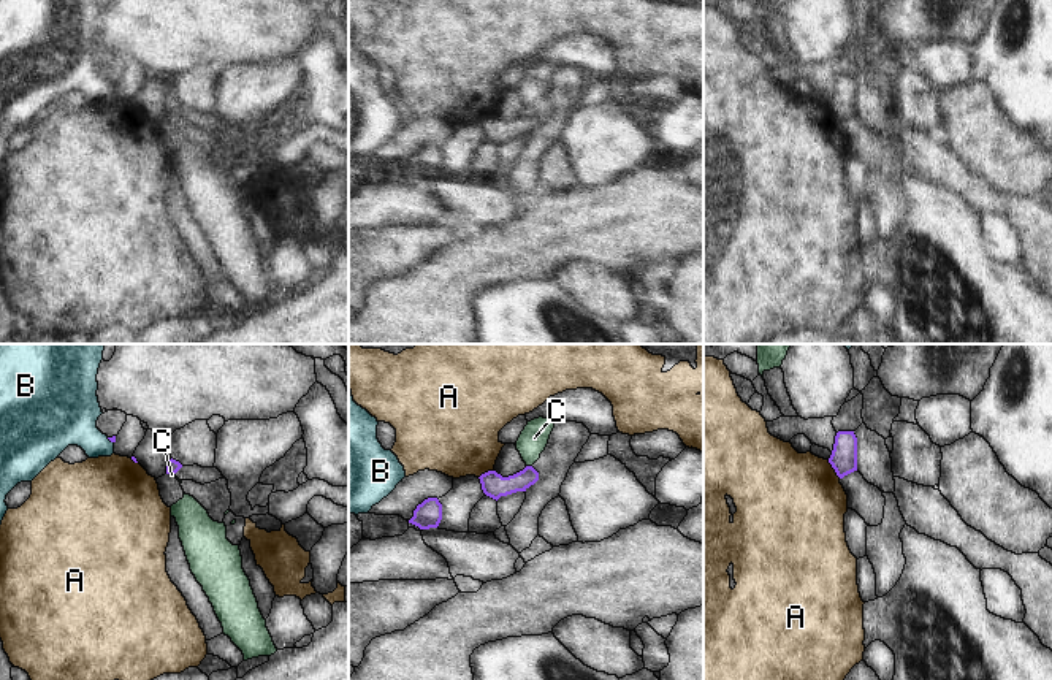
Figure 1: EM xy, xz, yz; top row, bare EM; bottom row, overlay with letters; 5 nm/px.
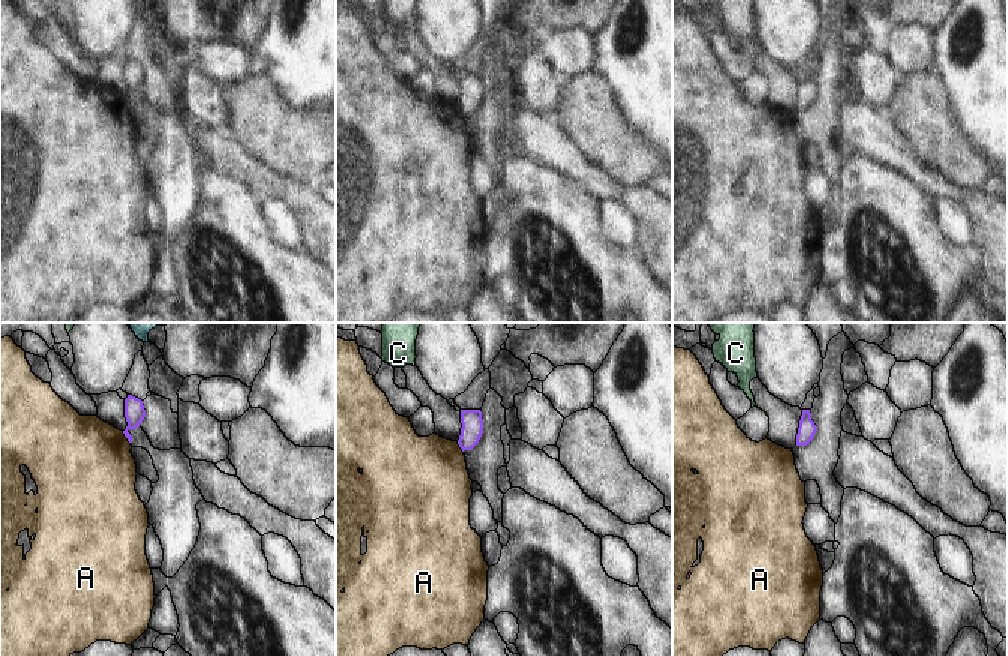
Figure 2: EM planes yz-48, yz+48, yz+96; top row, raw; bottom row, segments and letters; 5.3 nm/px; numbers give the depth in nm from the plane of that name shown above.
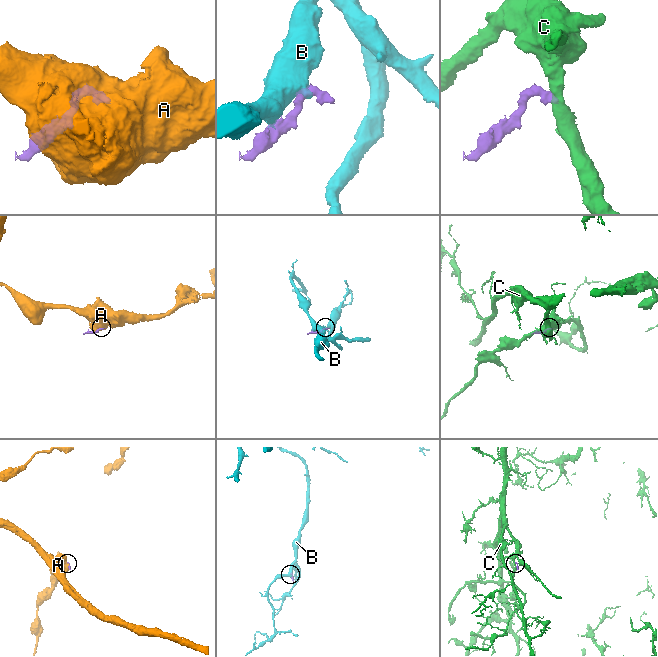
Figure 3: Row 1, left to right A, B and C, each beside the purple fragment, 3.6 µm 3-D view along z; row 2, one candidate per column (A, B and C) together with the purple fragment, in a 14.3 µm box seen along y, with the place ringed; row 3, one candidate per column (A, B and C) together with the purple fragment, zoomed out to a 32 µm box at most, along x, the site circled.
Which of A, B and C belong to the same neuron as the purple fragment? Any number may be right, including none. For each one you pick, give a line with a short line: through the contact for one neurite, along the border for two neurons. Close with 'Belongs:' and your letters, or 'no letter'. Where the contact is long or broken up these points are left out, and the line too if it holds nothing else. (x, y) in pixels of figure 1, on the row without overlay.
Belongs: no letter.

